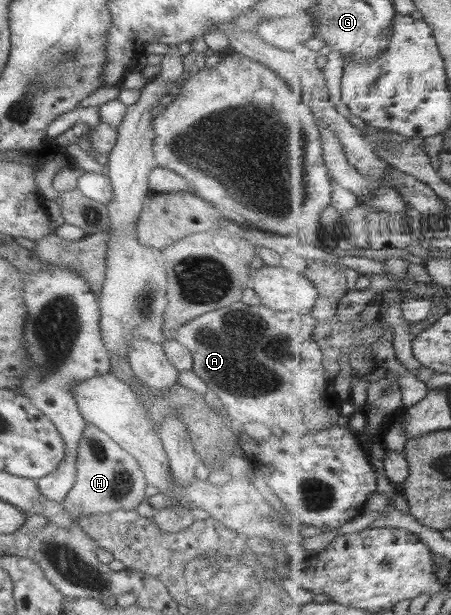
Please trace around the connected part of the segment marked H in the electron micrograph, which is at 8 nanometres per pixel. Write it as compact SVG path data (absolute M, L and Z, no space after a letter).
M85 426L75 454L76 480L72 490L61 500L63 509L71 519L77 520L83 513L93 515L135 509L141 501L146 500L144 490L147 484L135 458L97 427Z

